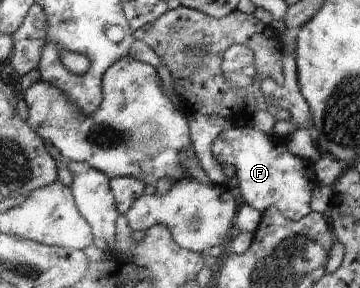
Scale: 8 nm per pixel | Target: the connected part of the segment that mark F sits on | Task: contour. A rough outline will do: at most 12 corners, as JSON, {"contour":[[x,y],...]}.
{"contour":[[243,123],[211,151],[232,164],[246,203],[312,212],[314,163]]}

